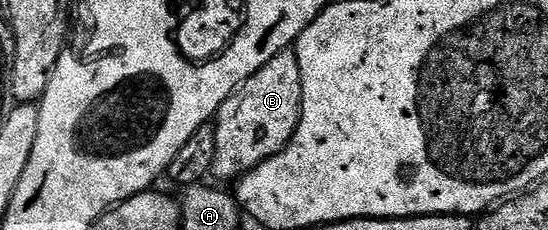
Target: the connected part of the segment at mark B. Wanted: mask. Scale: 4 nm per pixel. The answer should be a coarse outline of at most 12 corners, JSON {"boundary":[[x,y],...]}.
{"boundary":[[278,53],[214,116],[212,175],[239,180],[300,120],[304,72]]}

